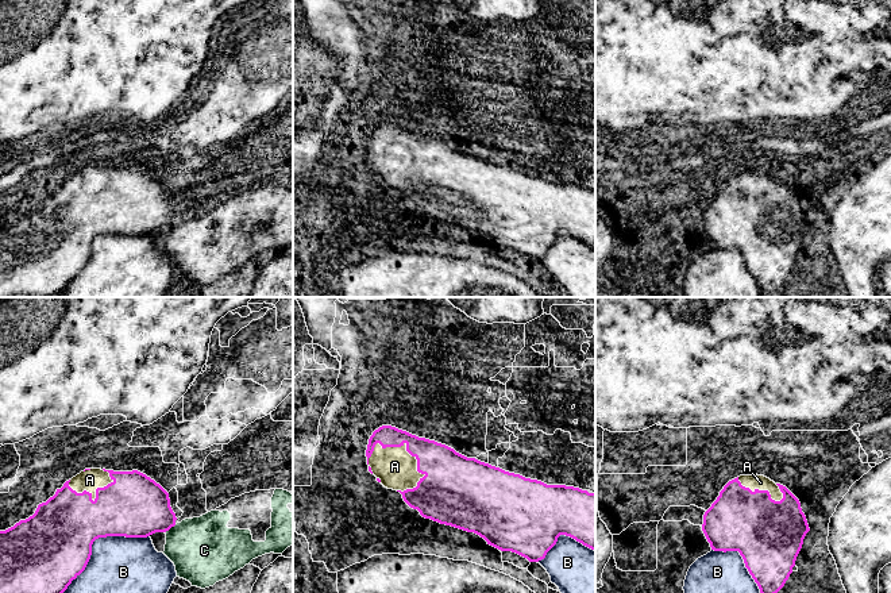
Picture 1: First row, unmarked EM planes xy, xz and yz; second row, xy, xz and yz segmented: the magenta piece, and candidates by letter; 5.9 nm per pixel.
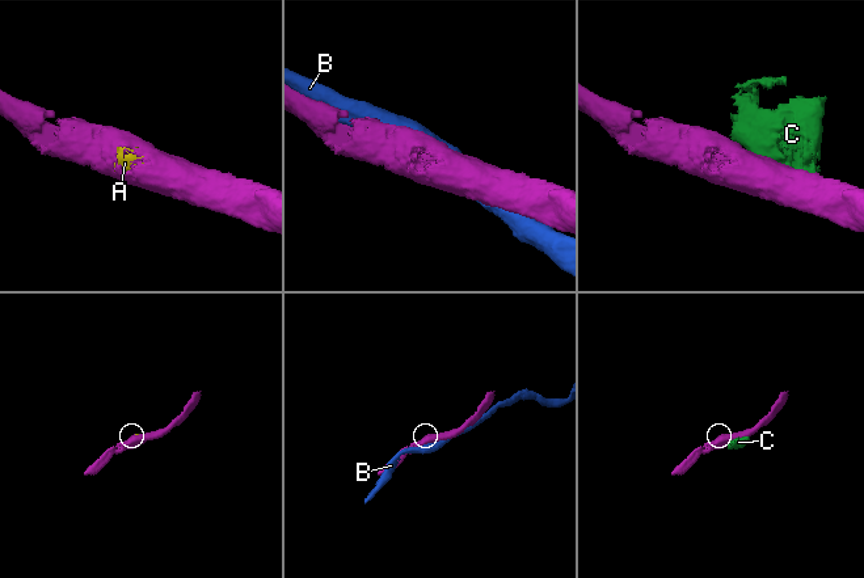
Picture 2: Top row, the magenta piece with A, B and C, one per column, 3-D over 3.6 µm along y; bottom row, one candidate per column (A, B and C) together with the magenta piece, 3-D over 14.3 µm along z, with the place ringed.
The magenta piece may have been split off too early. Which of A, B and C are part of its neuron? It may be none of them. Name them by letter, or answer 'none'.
A

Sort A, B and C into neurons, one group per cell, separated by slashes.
A / B / C

